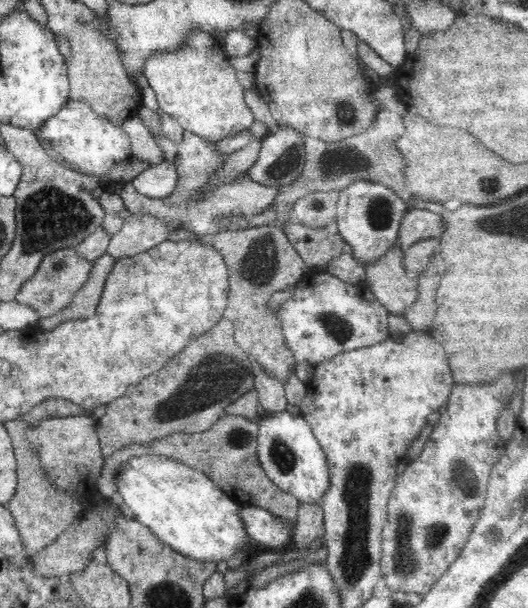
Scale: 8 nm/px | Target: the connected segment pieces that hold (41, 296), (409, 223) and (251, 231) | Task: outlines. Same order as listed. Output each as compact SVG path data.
M76 247L58 249L43 256L38 270L17 290L15 301L36 311L38 318L48 318L66 308L90 276L93 262L76 251Z
M410 208L401 222L398 245L405 253L419 240L442 236L444 229L443 218L438 213Z
M273 225L222 230L214 236L190 233L186 228L178 227L168 234L170 241L188 239L208 243L224 257L228 267L229 290L223 317L234 323L235 342L270 378L286 382L296 372L296 359L284 339L282 321L276 316L278 311L270 309L268 302L274 292L296 284L310 270L287 234Z

